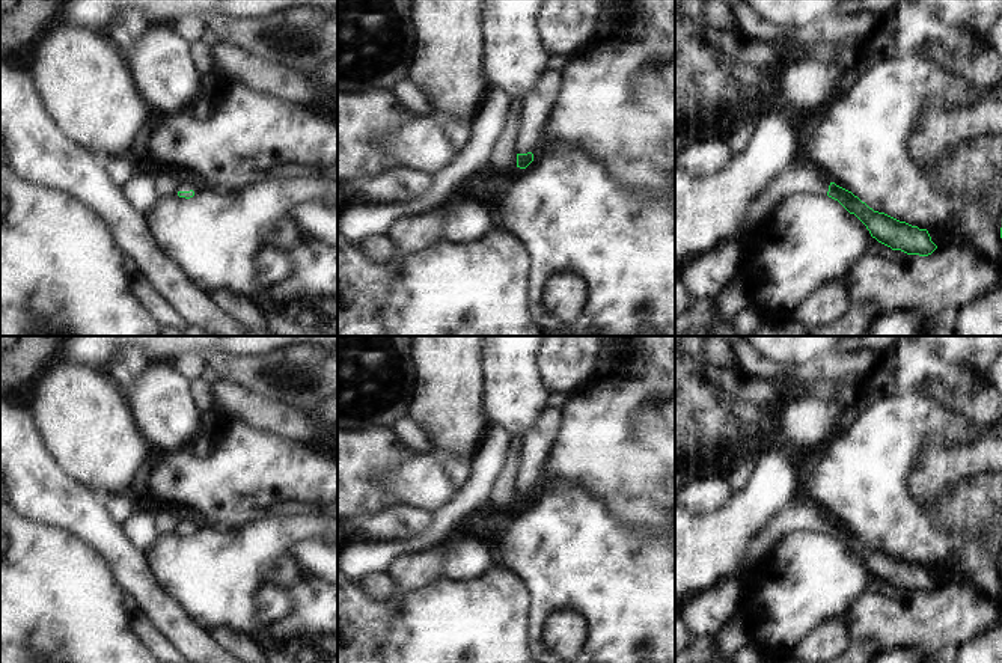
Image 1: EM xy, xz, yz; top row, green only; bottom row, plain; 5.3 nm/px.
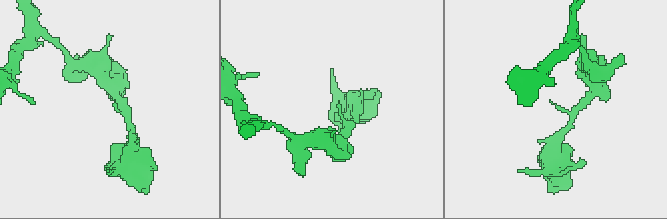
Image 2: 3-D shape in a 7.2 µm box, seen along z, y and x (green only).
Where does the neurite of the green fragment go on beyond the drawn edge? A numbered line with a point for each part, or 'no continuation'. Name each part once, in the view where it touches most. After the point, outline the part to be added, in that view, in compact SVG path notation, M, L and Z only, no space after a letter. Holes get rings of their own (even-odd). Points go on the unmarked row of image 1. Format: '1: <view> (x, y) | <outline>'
1: xz (538, 443) | M548 407L539 422L523 437L523 458L520 460L517 484L518 491L532 490L533 496L539 493L545 467L564 423L565 411Z

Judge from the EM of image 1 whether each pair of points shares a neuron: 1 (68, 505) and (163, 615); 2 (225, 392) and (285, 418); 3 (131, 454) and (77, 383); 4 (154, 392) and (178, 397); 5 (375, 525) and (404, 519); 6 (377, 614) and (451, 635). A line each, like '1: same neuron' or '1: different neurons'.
1: same neuron
2: same neuron
3: same neuron
4: same neuron
5: same neuron
6: same neuron

